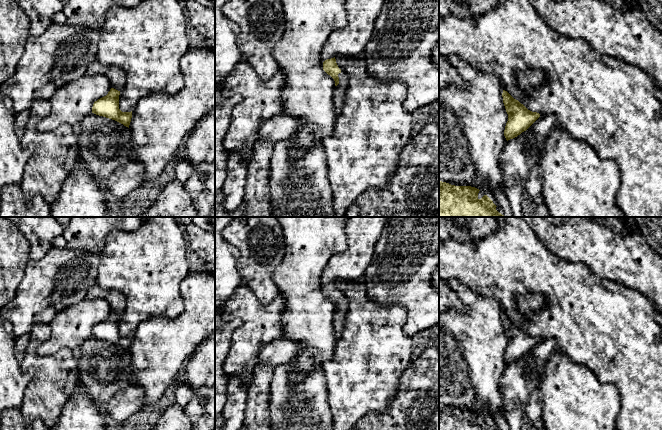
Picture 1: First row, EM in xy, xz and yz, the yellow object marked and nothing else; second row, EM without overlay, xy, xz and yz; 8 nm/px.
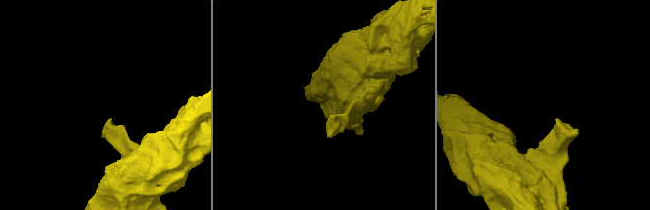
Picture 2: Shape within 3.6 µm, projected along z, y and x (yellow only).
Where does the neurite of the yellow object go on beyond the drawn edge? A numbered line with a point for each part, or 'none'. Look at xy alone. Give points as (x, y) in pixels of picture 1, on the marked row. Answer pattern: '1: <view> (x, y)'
1: xy (117, 78)

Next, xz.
1: xz (339, 91)

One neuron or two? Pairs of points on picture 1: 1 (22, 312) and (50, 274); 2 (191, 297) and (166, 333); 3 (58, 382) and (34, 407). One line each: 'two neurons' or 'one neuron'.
1: one neuron
2: one neuron
3: one neuron

